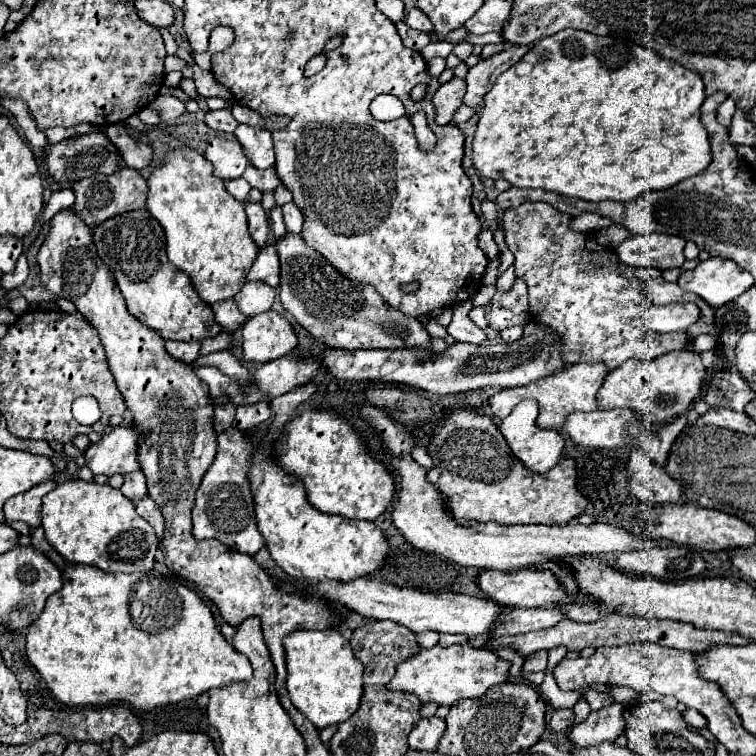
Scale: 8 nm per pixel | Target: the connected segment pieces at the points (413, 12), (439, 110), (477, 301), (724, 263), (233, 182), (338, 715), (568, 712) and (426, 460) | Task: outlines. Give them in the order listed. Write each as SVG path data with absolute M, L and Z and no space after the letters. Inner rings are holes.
M416 7L408 11L406 23L408 23L412 29L424 31L424 33L432 33L432 23L430 23L430 19L428 19L420 9L416 9Z
M452 77L448 83L440 85L440 89L432 97L438 125L448 125L452 121L452 113L460 107L464 93L466 93L466 81L464 79Z
M482 285L480 291L472 297L472 305L486 305L496 293L496 287L494 285Z
M710 257L696 269L684 271L678 279L678 285L684 291L700 295L710 307L722 307L750 289L754 281L752 275L740 269L732 259Z
M240 177L240 179L228 179L228 181L224 181L226 183L226 189L228 189L228 193L230 195L234 195L238 201L242 201L244 205L246 205L246 199L248 199L248 193L250 193L250 183L244 179L244 177Z
M336 629L294 631L284 639L284 649L290 701L316 729L344 723L358 711L364 695L364 665L354 657L350 643Z
M556 709L550 717L550 729L552 731L568 731L574 721L574 711L572 709Z
M416 447L414 451L412 451L412 457L420 463L420 465L424 465L426 469L432 469L432 465L434 465L434 461L432 461L432 457L428 455L428 451L426 451L426 447Z

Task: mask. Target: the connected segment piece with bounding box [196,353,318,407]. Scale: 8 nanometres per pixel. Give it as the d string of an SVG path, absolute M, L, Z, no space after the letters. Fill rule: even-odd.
M290 353L290 355L284 355L280 359L274 359L274 361L268 361L268 363L262 363L262 365L252 365L248 367L248 381L240 383L232 377L228 377L226 373L222 373L220 369L216 367L200 367L196 369L196 375L200 381L204 381L208 385L208 395L210 395L210 403L216 407L216 401L224 395L230 397L230 401L238 407L238 405L254 405L258 401L264 401L264 399L274 399L278 395L284 395L288 391L292 391L294 387L298 385L304 385L308 383L314 375L318 373L318 365L316 361L300 361L300 357L296 353Z

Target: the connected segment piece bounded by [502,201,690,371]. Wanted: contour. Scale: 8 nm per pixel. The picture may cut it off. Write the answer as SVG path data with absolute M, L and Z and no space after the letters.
M524 203L520 207L504 211L502 229L510 251L514 253L516 277L524 279L530 293L530 315L552 327L564 339L562 357L568 363L604 363L610 371L628 359L654 359L674 349L688 345L688 333L680 335L658 335L648 331L642 323L642 313L652 305L646 295L644 281L638 277L624 277L622 263L614 249L598 243L594 233L578 233L570 227L572 217L554 209L548 203Z

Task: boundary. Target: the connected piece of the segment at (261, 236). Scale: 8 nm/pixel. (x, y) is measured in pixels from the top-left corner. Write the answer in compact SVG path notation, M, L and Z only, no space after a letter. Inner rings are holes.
M248 203L246 205L246 215L248 215L248 225L250 225L250 235L258 247L266 245L266 237L270 231L270 221L266 211L262 209L260 203Z

